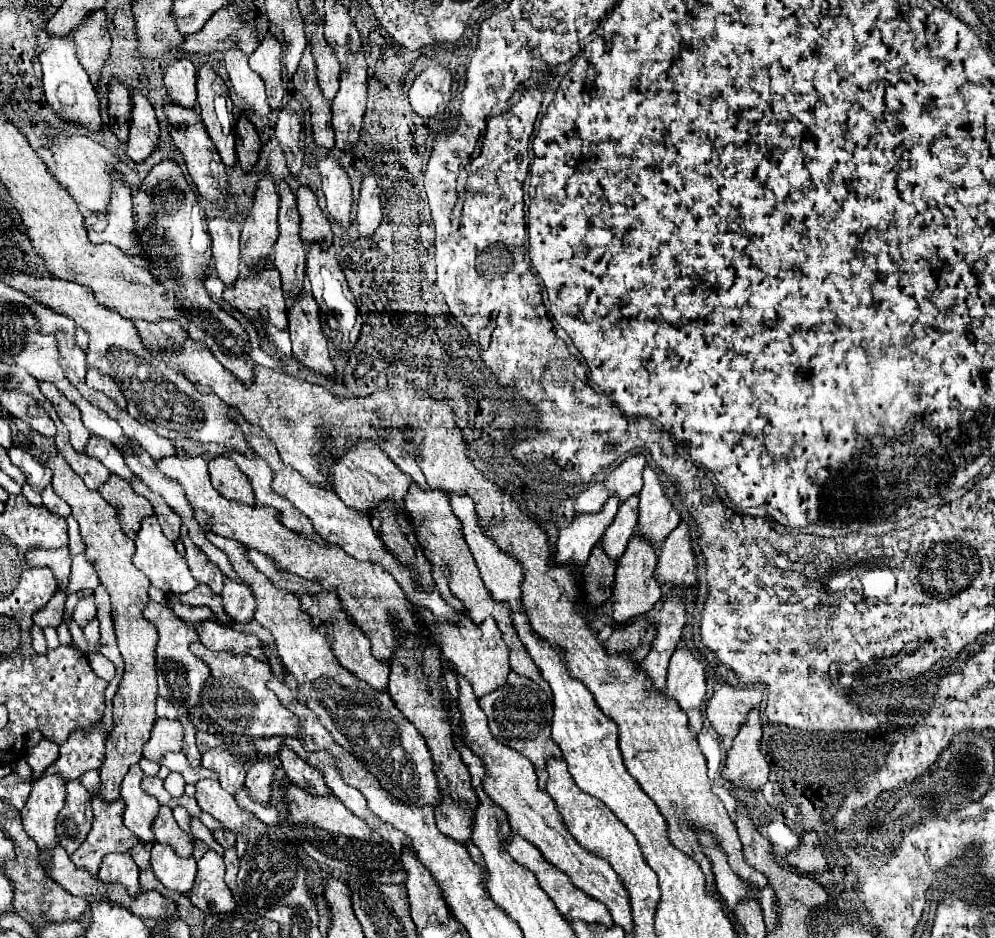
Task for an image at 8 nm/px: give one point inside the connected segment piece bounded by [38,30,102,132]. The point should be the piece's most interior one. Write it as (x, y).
(67, 87)

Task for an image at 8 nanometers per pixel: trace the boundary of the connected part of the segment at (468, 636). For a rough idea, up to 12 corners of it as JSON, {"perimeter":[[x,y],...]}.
{"perimeter":[[422,608],[442,656],[476,698],[506,684],[510,650],[494,618],[442,628]]}

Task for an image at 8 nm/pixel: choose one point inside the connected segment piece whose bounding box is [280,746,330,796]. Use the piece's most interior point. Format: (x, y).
(299, 772)

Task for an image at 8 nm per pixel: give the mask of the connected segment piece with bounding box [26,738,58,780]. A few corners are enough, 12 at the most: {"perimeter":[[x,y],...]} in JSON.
{"perimeter":[[42,738],[28,750],[26,762],[38,780],[58,758],[58,746]]}

